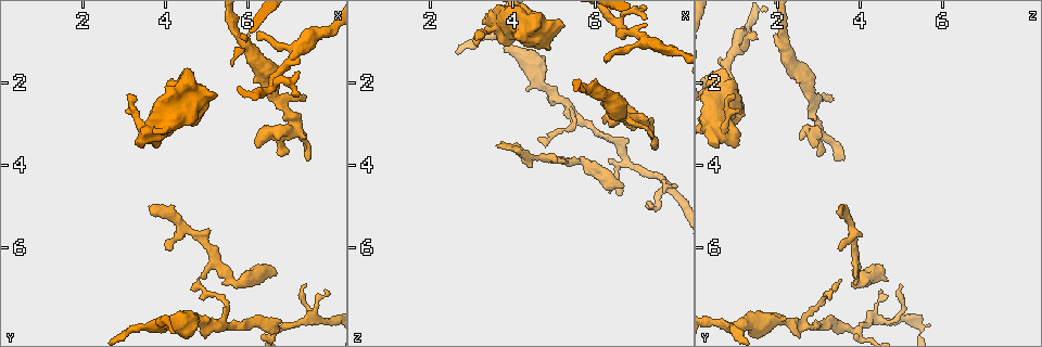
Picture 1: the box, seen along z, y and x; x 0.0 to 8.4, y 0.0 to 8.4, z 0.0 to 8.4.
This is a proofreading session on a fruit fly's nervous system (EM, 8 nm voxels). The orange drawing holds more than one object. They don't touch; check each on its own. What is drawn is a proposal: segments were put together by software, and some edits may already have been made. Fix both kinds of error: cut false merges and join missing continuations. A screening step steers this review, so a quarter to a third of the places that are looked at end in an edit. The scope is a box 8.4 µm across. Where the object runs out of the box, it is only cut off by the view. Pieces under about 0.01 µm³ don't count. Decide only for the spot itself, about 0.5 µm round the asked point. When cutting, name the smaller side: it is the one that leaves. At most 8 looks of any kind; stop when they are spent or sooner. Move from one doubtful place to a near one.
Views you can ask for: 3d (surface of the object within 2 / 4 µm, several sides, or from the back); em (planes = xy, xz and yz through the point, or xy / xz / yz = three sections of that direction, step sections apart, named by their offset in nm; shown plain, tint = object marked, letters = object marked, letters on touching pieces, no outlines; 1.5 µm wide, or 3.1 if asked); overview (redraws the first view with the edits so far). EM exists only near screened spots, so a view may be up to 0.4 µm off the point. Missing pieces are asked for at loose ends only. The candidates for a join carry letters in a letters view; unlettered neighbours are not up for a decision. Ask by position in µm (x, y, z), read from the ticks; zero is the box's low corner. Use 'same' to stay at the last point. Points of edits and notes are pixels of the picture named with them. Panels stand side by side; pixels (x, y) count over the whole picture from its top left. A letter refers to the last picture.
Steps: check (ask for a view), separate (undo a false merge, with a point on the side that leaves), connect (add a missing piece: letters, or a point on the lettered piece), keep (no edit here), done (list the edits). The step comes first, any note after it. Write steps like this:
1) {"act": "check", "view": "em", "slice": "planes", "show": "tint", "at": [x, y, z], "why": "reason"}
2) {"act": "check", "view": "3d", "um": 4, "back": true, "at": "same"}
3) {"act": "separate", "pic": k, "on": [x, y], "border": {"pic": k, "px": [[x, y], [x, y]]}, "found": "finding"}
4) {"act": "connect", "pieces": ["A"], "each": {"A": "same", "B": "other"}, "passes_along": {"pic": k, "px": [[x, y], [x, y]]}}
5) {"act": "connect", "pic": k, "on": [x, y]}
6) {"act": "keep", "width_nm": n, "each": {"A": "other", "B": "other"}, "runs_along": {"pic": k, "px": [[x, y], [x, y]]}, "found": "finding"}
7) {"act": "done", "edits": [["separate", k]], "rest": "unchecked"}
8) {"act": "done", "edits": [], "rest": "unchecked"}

{"act": "check", "view": "em", "slice": "planes", "show": "letters", "at": [3.65, 5.05, 3.55], "why": "free end"}

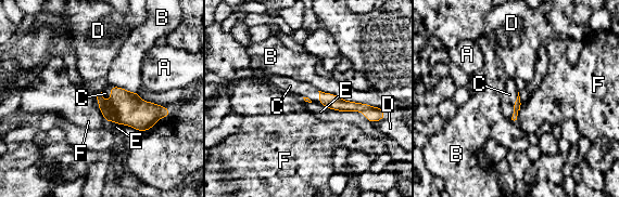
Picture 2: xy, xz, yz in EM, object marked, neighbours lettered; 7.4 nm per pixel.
{"act": "connect", "pieces": ["C"], "each": {"A": "other", "B": "other", "C": "same", "D": "other", "E": "other", "F": "other"}, "passes_along": {"pic": 2, "px": [[127, 108], [111, 96], [105, 93]]}, "found": "the neuron continues"}

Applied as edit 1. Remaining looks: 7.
{"act": "check", "view": "overview", "why": "see it whole again"}

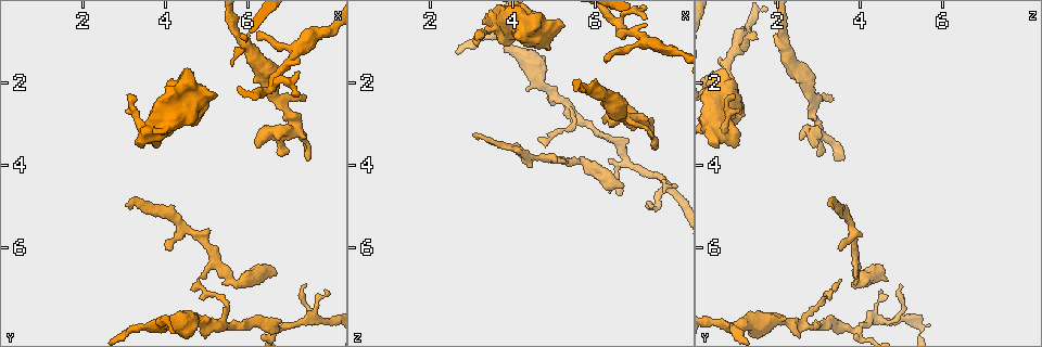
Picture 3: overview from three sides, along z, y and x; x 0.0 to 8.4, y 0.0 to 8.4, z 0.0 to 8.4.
{"act": "check", "view": "3d", "um": 4, "back": true, "at": [7.20, 1.20, 1.00], "why": "calibre changes"}

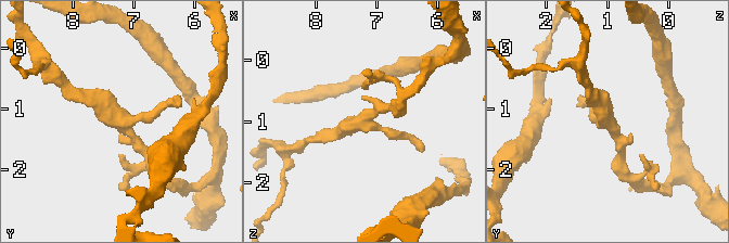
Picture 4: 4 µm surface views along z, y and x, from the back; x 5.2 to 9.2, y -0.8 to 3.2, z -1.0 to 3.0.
{"act": "check", "view": "em", "slice": "yz", "step": 8, "show": "letters", "at": [7.15, 1.25, 0.95], "why": "need the tissue"}

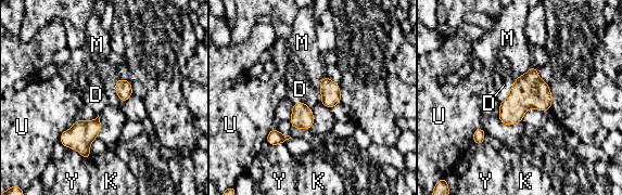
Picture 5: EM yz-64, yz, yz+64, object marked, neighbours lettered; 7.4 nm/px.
{"act": "keep", "width_nm": 140, "each": {"D": "other", "K": "other", "M": "other", "U": "other", "Y": "other"}, "found": "one neuron here"}

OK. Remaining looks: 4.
{"act": "check", "view": "em", "slice": "planes", "show": "plain", "at": [5.40, 7.90, 2.70], "why": "sharp bend"}

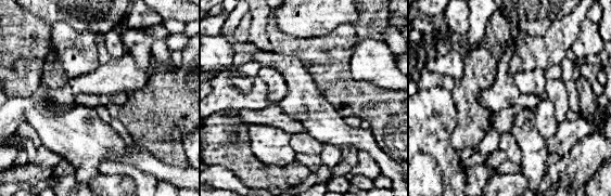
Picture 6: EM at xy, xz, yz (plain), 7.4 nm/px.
{"act": "check", "view": "em", "slice": "planes", "show": "letters", "at": "same", "why": "see the neighbours"}

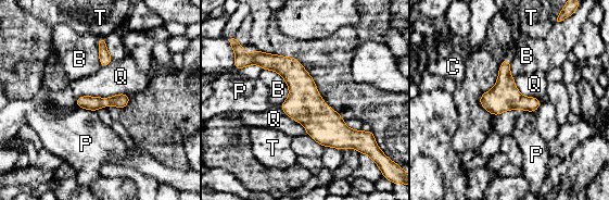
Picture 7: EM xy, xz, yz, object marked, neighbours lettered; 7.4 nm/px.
{"act": "keep", "each": {"B": "other", "C": "other", "P": "other", "Q": "other", "T": "other"}, "border": {"pic": 7, "px": [[128, 95], [80, 96], [75, 104]]}, "found": "one neuron here"}

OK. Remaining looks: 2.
{"act": "done", "edits": [["connect", 2]], "rest": "unchecked"}

